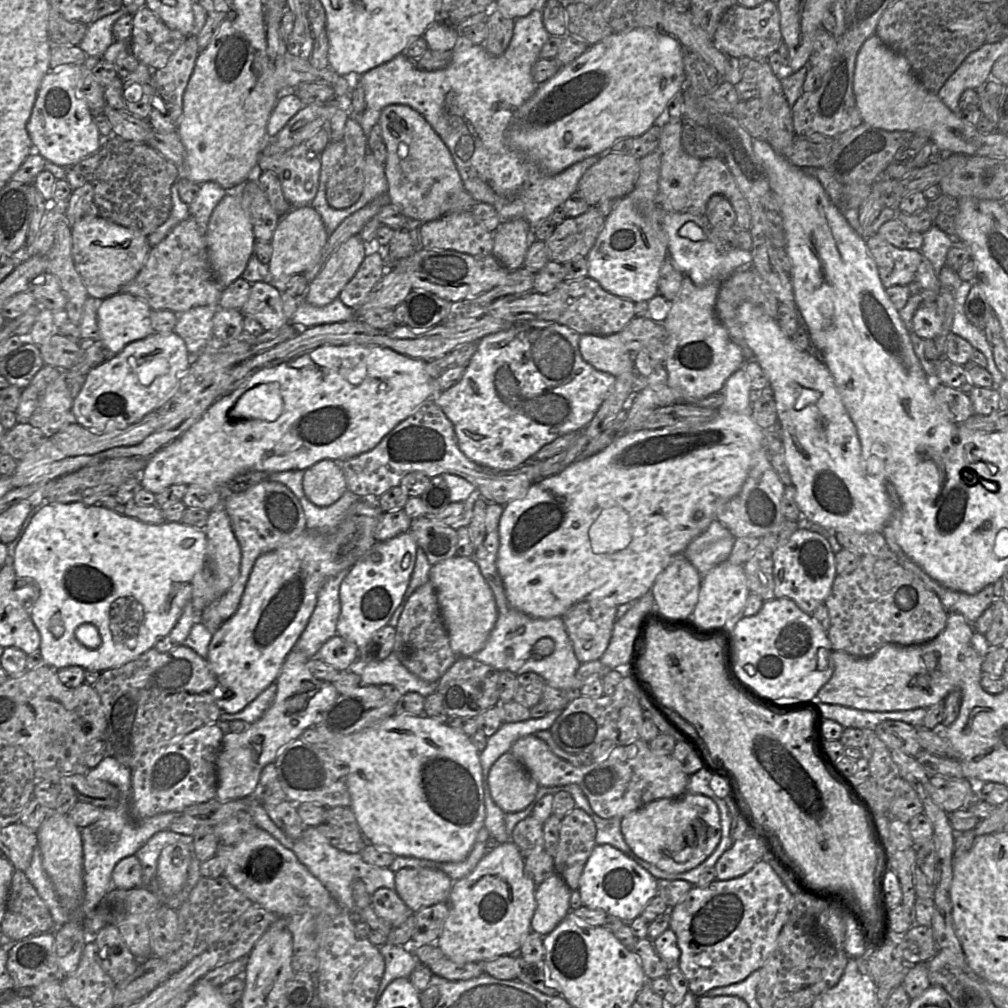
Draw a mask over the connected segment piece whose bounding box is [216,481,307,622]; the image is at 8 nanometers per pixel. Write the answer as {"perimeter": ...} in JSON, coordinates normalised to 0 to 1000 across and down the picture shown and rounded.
{"perimeter":[[[260,477],[243,487],[224,490],[222,499],[231,529],[238,541],[239,557],[235,574],[214,595],[214,605],[221,617],[235,606],[254,555],[292,536],[305,525],[297,496],[286,483],[277,478]]]}

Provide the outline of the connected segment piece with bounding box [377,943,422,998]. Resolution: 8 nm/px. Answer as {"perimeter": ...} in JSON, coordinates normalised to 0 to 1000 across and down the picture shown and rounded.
{"perimeter":[[[382,936],[374,939],[382,952],[382,963],[375,981],[376,990],[390,972],[406,970],[412,960],[419,955],[407,944],[407,938],[395,938]]]}

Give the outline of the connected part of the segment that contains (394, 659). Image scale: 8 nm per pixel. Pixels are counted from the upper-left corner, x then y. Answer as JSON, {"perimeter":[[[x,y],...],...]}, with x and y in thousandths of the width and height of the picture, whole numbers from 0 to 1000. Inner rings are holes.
{"perimeter":[[[390,646],[376,657],[360,657],[355,654],[346,665],[357,671],[358,681],[388,679],[400,688],[414,687],[421,691],[434,686],[435,677],[422,676],[408,668]]]}

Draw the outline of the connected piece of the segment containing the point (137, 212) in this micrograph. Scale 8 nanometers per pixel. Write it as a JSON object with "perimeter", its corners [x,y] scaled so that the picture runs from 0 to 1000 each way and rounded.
{"perimeter":[[[112,134],[112,136],[109,137],[107,140],[101,141],[101,159],[96,168],[91,173],[90,181],[85,180],[85,182],[82,185],[71,189],[67,197],[67,204],[65,207],[65,218],[69,224],[75,221],[78,217],[82,215],[82,210],[84,206],[88,203],[88,201],[92,199],[96,204],[98,213],[100,215],[110,220],[113,220],[117,223],[126,225],[128,227],[139,229],[141,232],[147,235],[148,232],[152,231],[158,224],[160,224],[168,216],[171,208],[170,185],[174,181],[176,181],[178,177],[179,177],[179,167],[177,167],[171,161],[167,160],[162,155],[160,155],[154,148],[149,146],[146,142],[127,140],[118,135]]]}

